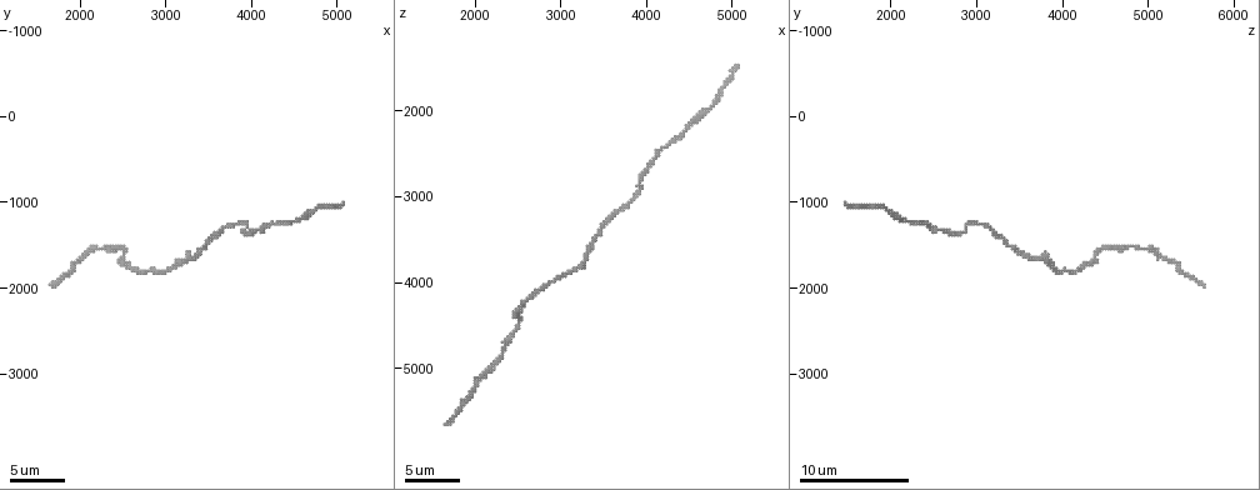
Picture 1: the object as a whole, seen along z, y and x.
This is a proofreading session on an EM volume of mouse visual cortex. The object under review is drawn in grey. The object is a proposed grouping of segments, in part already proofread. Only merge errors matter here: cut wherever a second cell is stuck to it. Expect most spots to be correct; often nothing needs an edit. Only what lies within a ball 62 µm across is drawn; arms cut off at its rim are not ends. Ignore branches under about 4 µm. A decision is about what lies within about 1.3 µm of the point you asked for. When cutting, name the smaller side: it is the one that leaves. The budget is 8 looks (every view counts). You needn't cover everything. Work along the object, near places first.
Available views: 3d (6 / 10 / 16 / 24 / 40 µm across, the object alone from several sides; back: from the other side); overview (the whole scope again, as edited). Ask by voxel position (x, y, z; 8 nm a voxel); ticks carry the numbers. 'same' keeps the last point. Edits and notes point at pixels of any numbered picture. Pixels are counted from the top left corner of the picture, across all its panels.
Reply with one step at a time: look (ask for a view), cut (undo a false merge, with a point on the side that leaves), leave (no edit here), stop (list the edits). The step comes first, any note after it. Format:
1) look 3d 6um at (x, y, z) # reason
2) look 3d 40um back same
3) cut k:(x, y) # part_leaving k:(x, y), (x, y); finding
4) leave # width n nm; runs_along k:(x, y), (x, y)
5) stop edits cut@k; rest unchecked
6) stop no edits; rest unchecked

look 3d 16um at (3950, 1350, 2900) # narrows sharply

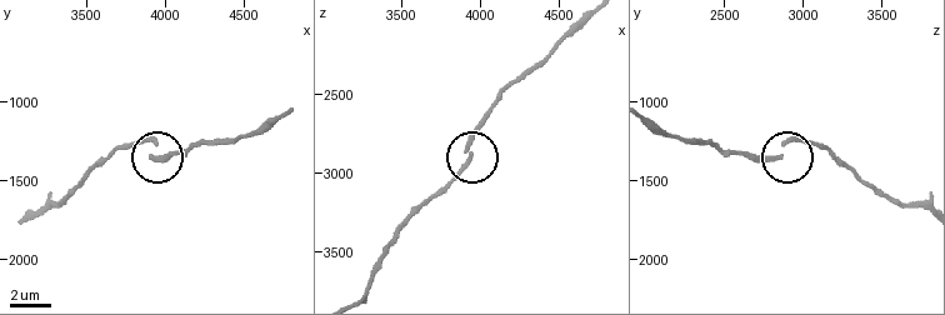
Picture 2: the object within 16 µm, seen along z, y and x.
look 3d 6um at (3900, 1360, 2860)

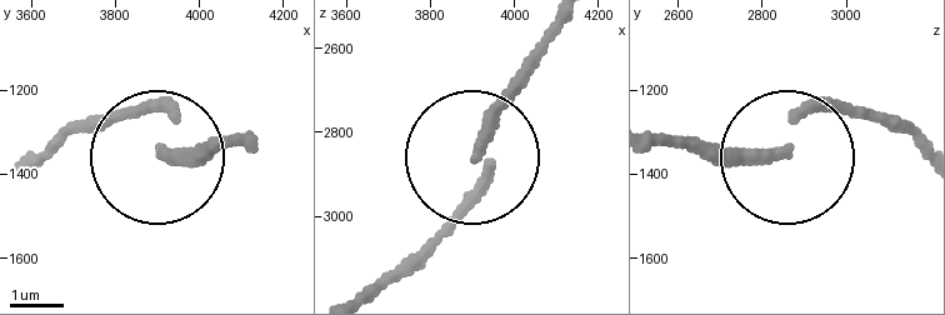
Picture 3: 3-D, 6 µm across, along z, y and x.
leave # width 180 nm; runs_along 3:(388, 284), (481, 176), (485, 109), (530, 60); continuous, no second cell

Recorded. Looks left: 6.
look 3d 10um at (2550, 1550, 4450) # a narrow waist

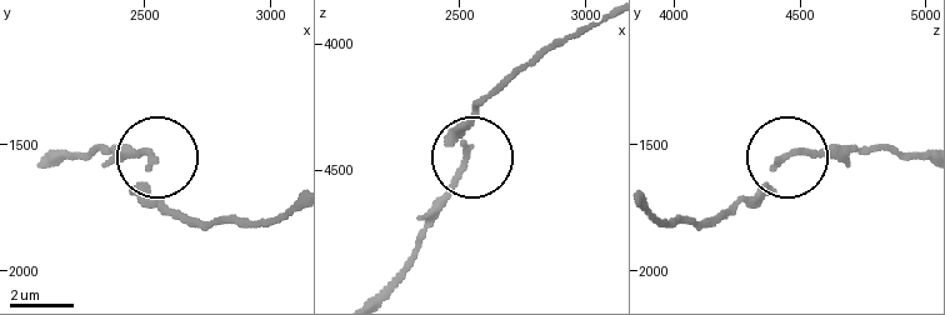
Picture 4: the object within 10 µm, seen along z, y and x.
leave # width 170 nm; continuous, no second cell

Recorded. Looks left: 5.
look 3d 16um at (2250, 1550, 4950)

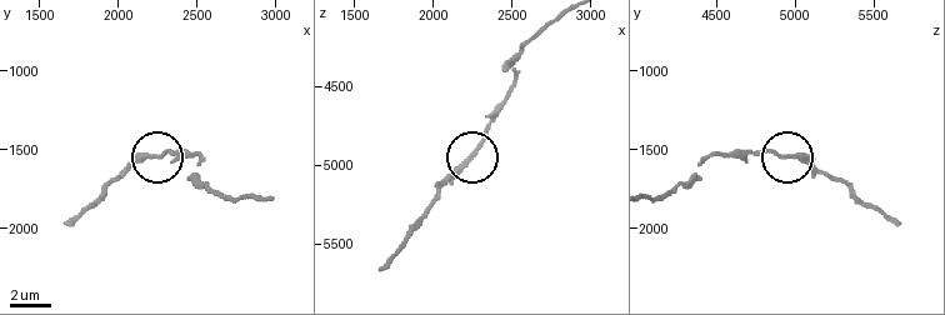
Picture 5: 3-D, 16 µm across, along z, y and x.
look 3d 16um back at (2240, 1560, 4940)

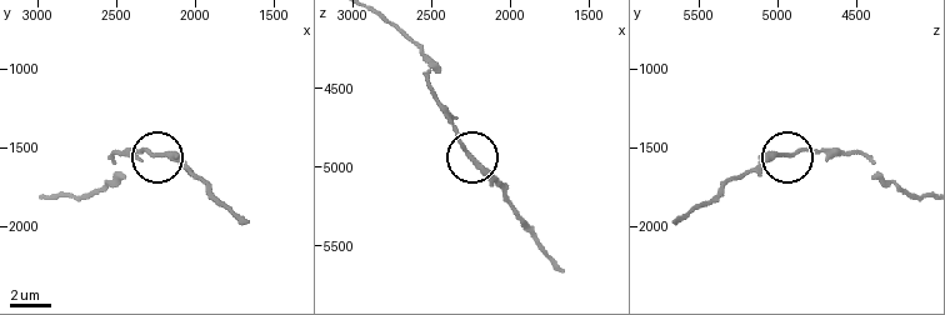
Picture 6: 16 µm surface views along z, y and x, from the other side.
leave # runs_along 6:(54, 195), (94, 193), (114, 154), (138, 149), (193, 173); all the same cell

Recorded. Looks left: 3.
look 3d 6um at (3100, 1700, 3900) # sudden change in width

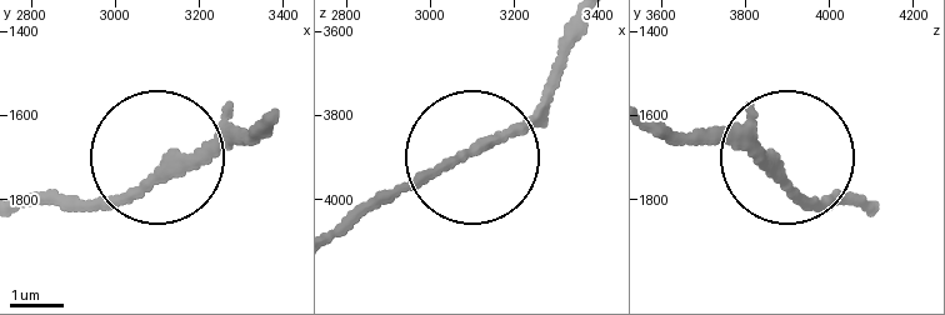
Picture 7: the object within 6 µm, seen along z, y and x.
look 3d 6um back at (3105, 1740, 3880) # from behind

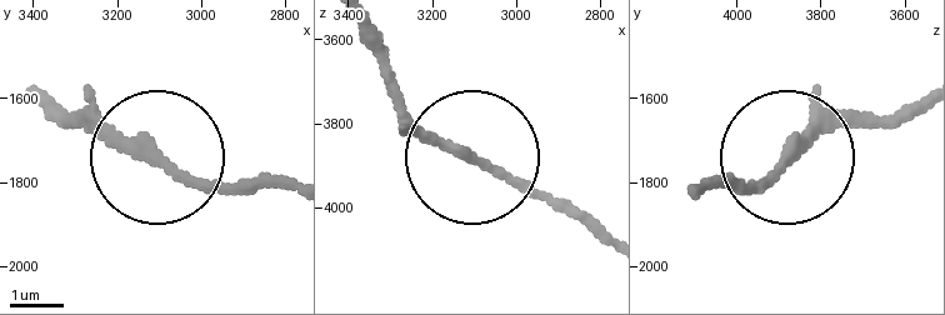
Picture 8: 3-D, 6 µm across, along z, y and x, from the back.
leave # width 210 nm; runs_along 8:(56, 115), (96, 119), (204, 183), (266, 183); all the same cell

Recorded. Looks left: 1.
stop no edits; rest unchecked

